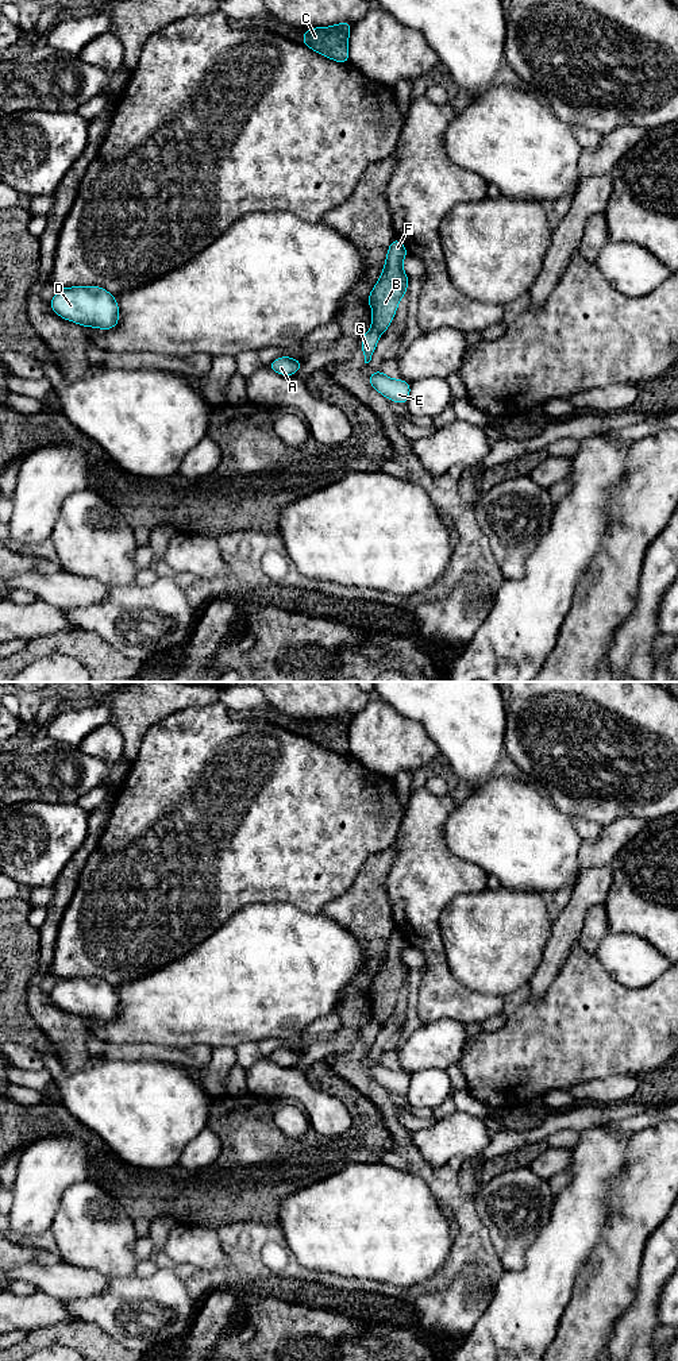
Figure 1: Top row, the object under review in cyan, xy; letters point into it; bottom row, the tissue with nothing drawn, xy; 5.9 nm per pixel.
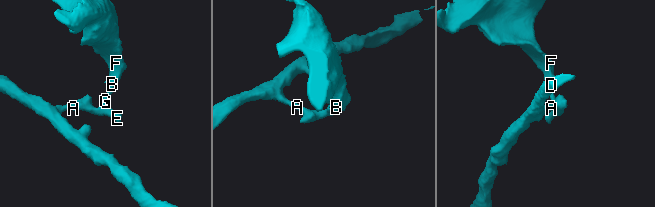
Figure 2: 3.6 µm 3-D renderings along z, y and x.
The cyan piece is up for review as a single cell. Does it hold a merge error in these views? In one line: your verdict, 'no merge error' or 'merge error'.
merge error

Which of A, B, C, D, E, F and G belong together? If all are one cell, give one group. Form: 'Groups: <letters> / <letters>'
Groups: A D E G / B C F

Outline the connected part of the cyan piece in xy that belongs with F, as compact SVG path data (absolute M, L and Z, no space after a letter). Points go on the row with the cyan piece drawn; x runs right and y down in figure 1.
M394 238L386 252L385 267L378 282L367 297L373 309L371 329L380 335L388 329L402 296L407 293L409 277L402 270L408 250Z

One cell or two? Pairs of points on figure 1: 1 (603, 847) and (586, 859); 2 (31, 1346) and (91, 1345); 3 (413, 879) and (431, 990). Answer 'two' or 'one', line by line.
1: one
2: one
3: one

